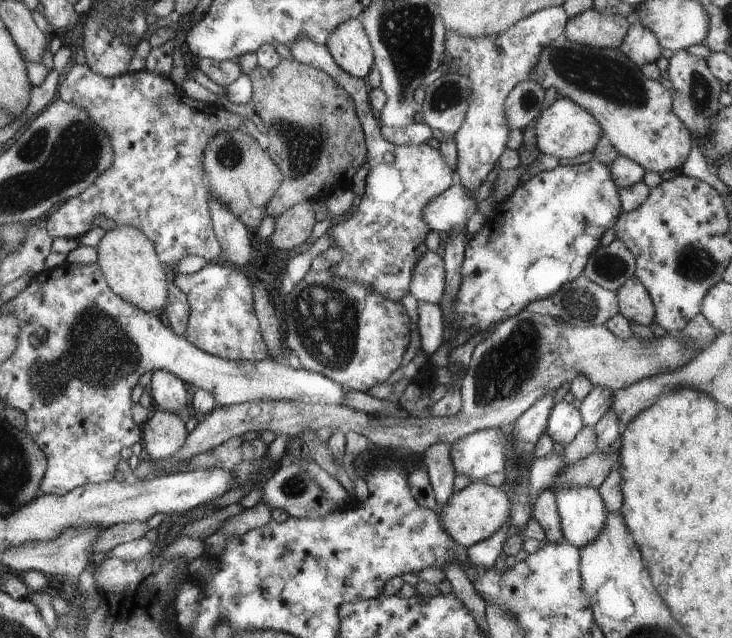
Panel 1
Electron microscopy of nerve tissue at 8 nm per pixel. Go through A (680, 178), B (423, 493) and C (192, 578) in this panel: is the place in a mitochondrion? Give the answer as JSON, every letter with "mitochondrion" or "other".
{"A":"other","B":"other","C":"other"}

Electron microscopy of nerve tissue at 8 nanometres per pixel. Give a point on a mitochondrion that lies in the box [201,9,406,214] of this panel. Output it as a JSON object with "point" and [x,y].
{"point":[303,144]}

